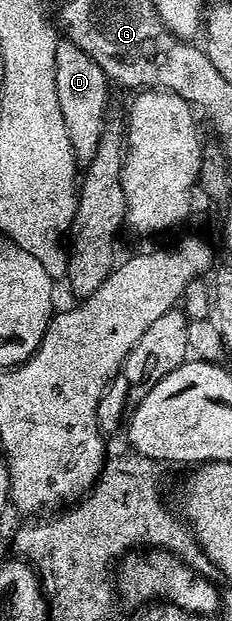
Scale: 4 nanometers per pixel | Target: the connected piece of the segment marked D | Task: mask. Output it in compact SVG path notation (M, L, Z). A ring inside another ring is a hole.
M65 37L58 41L56 99L60 99L60 115L64 115L64 127L68 127L74 159L79 163L93 159L104 132L102 119L106 115L106 85L108 86L108 78L105 72L82 49Z

